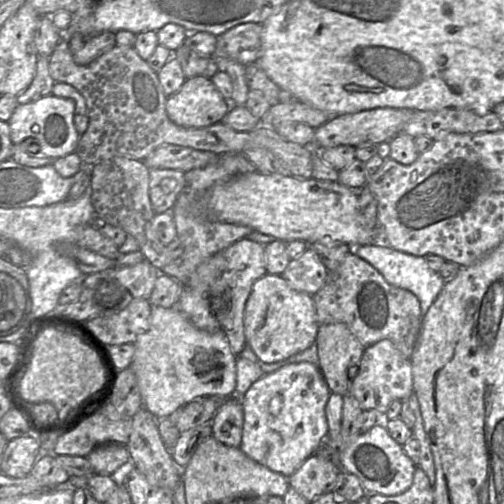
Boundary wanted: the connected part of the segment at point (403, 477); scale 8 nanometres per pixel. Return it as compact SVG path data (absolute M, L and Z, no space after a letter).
M377 424L369 431L361 433L348 445L340 456L340 469L356 475L367 494L394 496L408 490L414 478L417 464L404 452L387 428Z

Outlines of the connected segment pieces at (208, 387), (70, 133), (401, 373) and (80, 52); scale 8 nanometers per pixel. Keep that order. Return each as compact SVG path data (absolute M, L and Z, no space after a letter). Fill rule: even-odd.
M152 306L149 330L139 335L133 344L135 352L130 368L137 378L143 407L156 418L170 416L196 397L210 396L217 401L236 395L237 356L232 353L223 330L208 332L198 329L176 307Z
M52 94L41 97L27 104L17 104L10 119L7 121L10 129L10 140L15 147L23 152L37 157L51 160L75 152L79 140L79 133L74 127L74 102ZM33 137L37 140L38 151L30 152L25 139Z
M383 339L366 347L357 368L352 369L352 375L355 371L356 376L349 383L349 393L358 401L364 411L376 410L385 414L394 400L406 400L414 392L411 359L406 358L388 339Z
M103 31L95 35L74 34L69 38L69 48L76 64L85 66L111 50L115 44L113 32Z

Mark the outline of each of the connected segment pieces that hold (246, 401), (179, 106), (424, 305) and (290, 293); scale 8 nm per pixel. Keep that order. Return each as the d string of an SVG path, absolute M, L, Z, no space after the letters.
M289 364L264 374L241 397L244 413L240 450L270 470L290 477L328 435L325 406L331 392L318 366Z
M197 76L187 78L178 92L167 97L165 111L176 125L204 128L221 122L231 106L210 79Z
M375 244L354 246L353 251L376 268L389 284L411 291L420 301L422 319L446 282L438 272L434 272L428 267L423 256L415 256L387 245Z
M266 273L252 286L244 312L246 344L261 362L271 364L310 347L319 329L313 296L289 286L282 275Z

